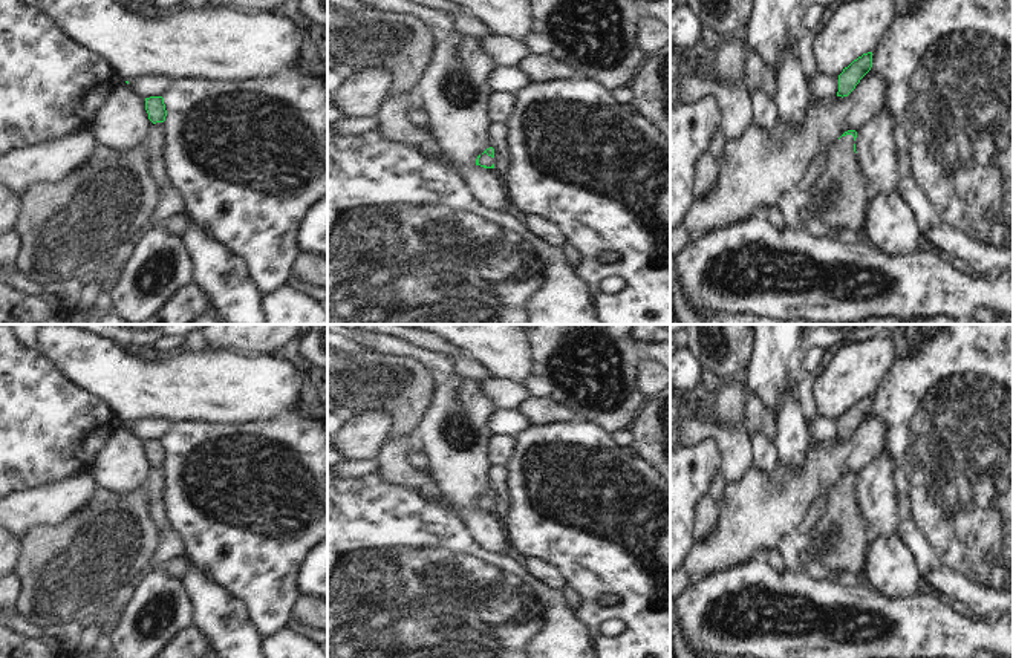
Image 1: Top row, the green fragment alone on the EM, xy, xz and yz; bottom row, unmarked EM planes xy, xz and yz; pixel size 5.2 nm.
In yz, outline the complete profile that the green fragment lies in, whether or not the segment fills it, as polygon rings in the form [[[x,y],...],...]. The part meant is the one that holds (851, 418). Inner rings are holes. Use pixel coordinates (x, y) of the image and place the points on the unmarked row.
[[[872,395],[863,396],[857,402],[854,402],[843,415],[839,418],[839,435],[837,439],[848,439],[860,422],[871,413],[872,410]]]

